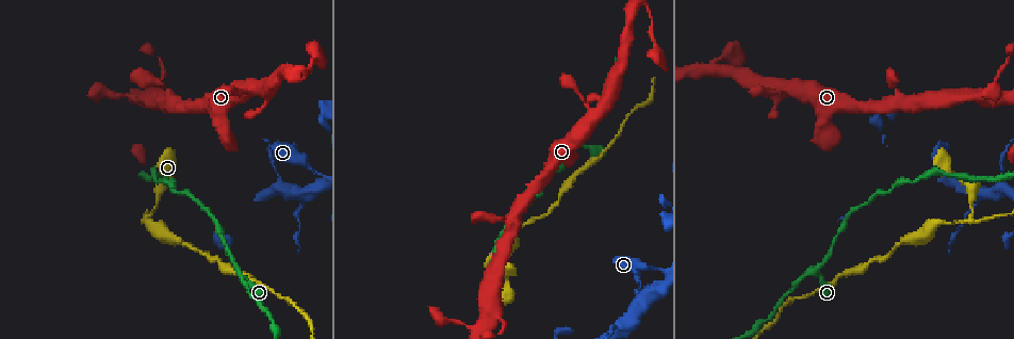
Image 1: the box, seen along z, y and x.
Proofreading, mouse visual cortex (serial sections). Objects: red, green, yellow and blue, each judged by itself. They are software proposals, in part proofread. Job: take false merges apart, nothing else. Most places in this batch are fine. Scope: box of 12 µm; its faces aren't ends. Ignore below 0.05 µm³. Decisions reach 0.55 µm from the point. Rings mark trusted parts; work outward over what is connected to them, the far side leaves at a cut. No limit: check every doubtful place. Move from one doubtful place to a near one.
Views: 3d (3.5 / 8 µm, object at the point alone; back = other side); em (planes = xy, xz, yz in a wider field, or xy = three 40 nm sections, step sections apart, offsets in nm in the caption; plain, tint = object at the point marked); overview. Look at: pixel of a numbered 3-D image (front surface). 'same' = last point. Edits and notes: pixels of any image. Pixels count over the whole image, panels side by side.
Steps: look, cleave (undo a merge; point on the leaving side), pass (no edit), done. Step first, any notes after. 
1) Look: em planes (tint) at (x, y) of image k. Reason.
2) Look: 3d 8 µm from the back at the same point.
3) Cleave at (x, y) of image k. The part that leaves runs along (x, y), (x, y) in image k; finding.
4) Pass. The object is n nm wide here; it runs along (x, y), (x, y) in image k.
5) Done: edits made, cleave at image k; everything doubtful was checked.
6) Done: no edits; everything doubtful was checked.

Look: 3d 3.5 µm at (969, 217) of image 1. Sharp bend.

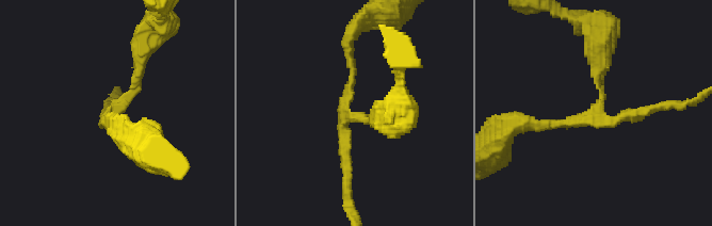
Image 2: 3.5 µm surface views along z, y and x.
Look: em xy step 1 (tint) at (596, 111) of image 2. 3 arms meet here; the arms are 150, 200, 200 nm wide.

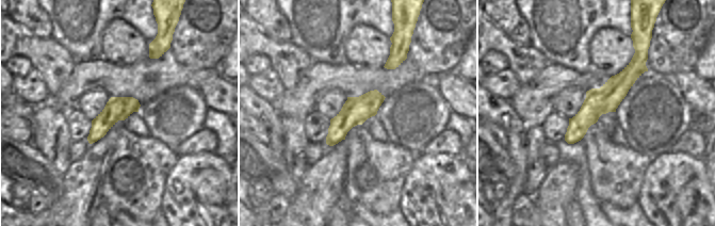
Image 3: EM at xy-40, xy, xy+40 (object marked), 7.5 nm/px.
Pass. It runs along (600, 52), (597, 111), (532, 125) in image 2; one cell here.

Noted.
Look: 3d 3.5 µm at (817, 273) of image 1.

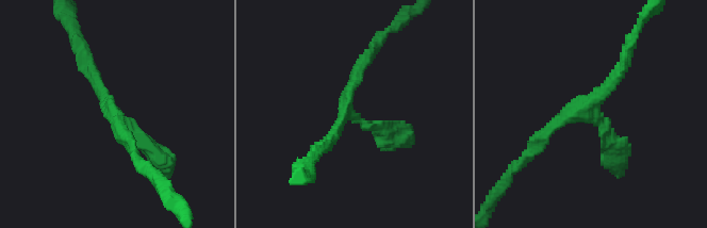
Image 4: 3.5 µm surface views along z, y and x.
Look: em planes (tint) at (108, 106) of image 4. 3 arms meet here; the arms are 200, 200, 250 nm wide.

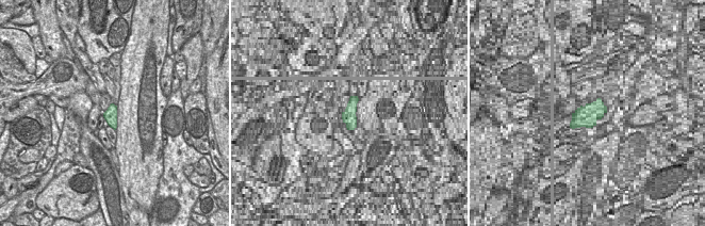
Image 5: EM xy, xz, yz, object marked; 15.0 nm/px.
Pass. It runs along (159, 160), (107, 103), (84, 54) in image 4; all the same cell.

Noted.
Look: 3d 3.5 µm at (315, 172) of image 1. Three arms meet.

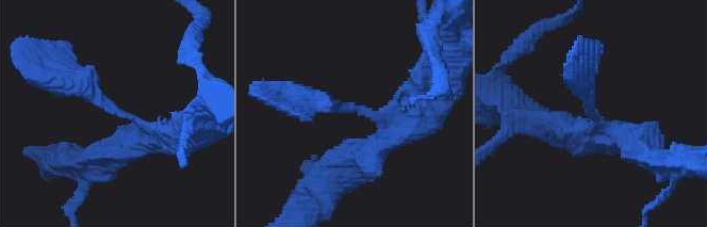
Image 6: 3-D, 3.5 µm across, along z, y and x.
Look: em planes (tint) at (589, 106) of image 6.

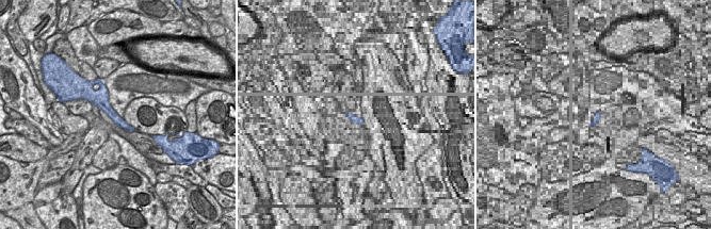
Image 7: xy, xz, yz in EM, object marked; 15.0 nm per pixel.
Pass. It runs along (51, 76), (136, 118), (140, 139) in image 6; continuous, no second cell.

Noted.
Done: no edits; everything doubtful was checked.

